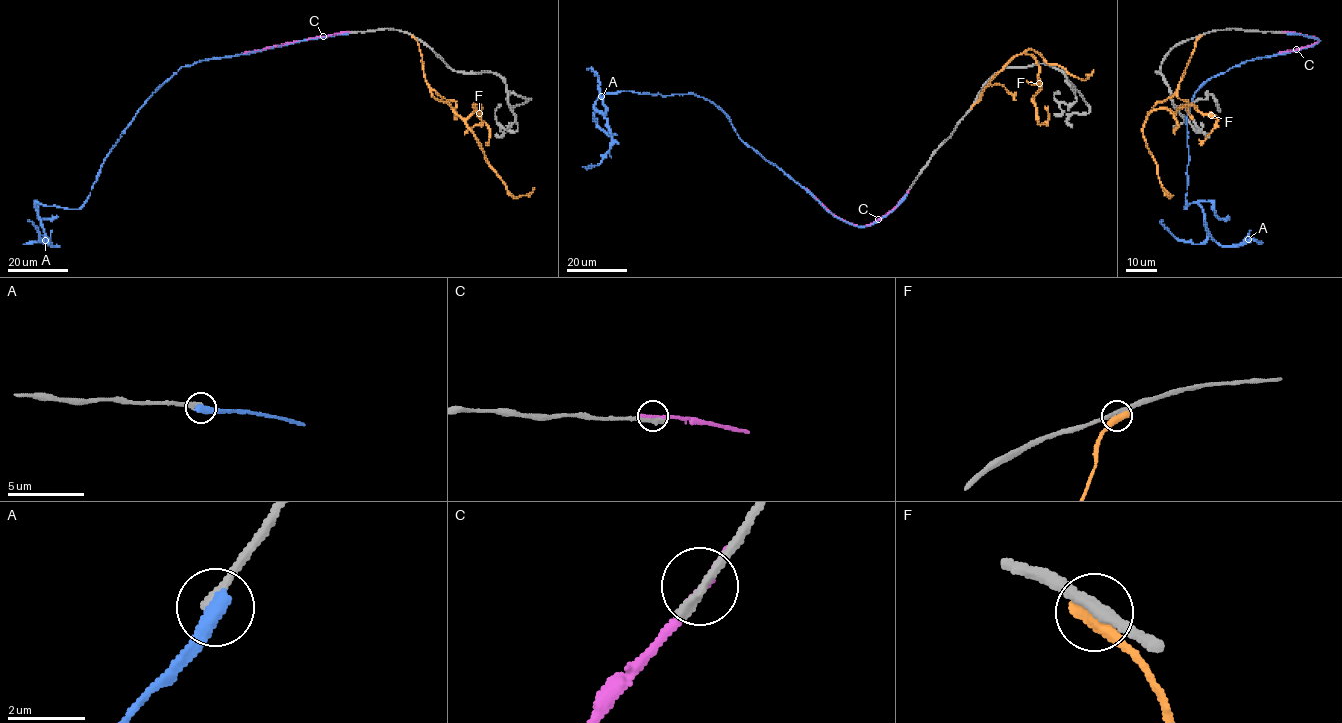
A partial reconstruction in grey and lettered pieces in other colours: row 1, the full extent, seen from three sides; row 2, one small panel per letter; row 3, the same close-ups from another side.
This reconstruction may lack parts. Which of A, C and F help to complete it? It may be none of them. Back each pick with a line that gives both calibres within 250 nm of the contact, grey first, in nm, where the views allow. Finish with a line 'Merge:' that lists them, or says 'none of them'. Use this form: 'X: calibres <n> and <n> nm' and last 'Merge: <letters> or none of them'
Merge: none of them

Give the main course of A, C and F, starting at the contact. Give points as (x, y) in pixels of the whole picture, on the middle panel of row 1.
A: (906, 195), (871, 225), (846, 222), (694, 93), (604, 93), (594, 107), (611, 146), (598, 164), (582, 166)
C: (906, 193), (877, 220), (856, 225), (834, 215), (802, 186)
F: (972, 106), (1022, 53), (1039, 67), (1033, 102), (1040, 124), (1047, 122), (1045, 106)

